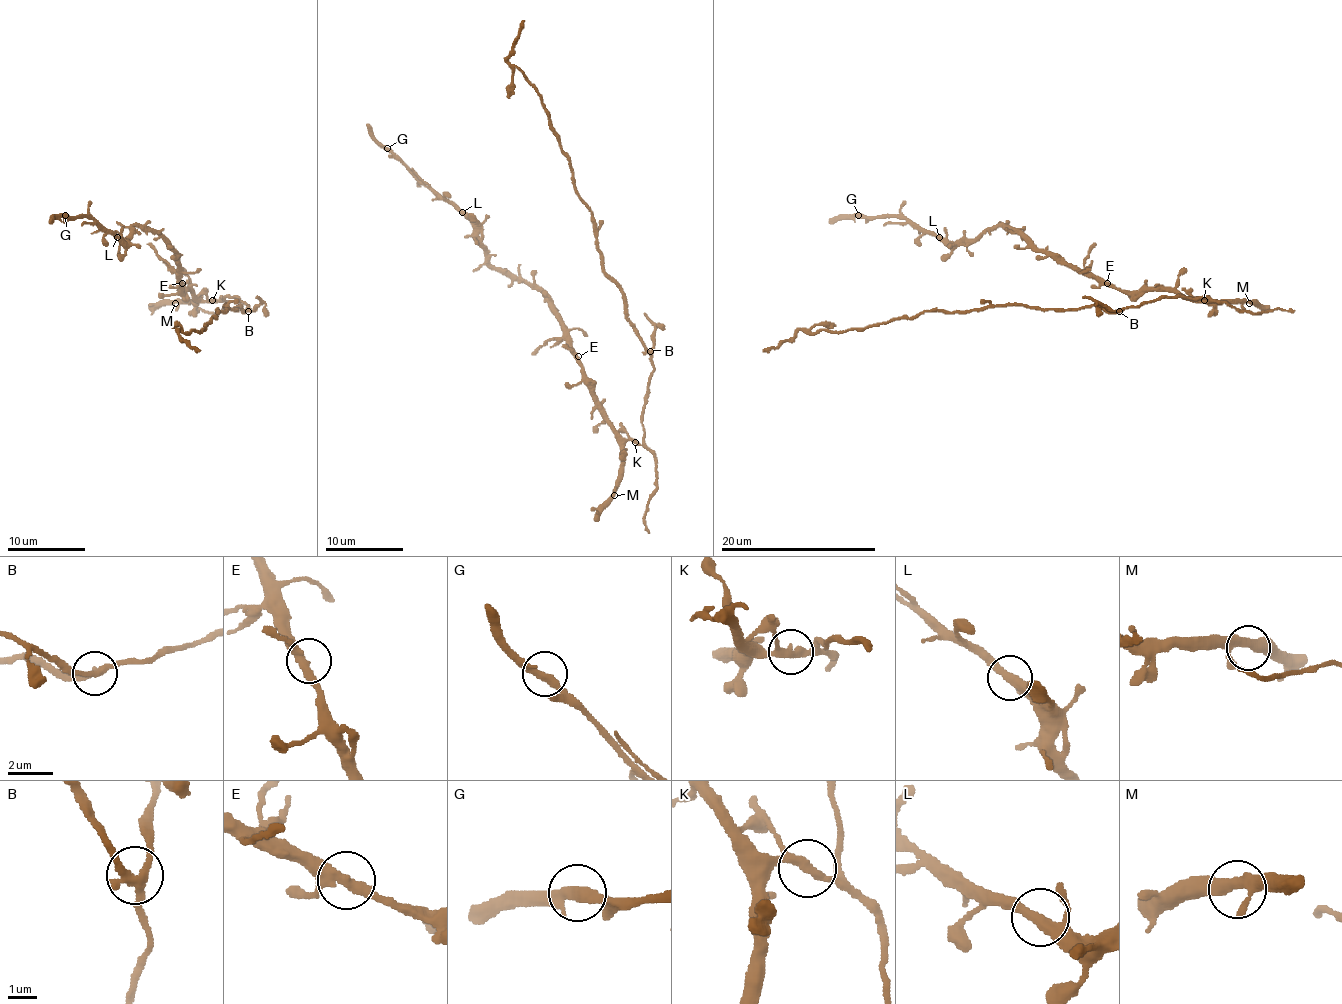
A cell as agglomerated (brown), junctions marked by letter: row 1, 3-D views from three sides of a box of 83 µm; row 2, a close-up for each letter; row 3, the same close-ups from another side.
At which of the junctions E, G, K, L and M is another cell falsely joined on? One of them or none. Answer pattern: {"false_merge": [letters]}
{"false_merge": ["K"]}

